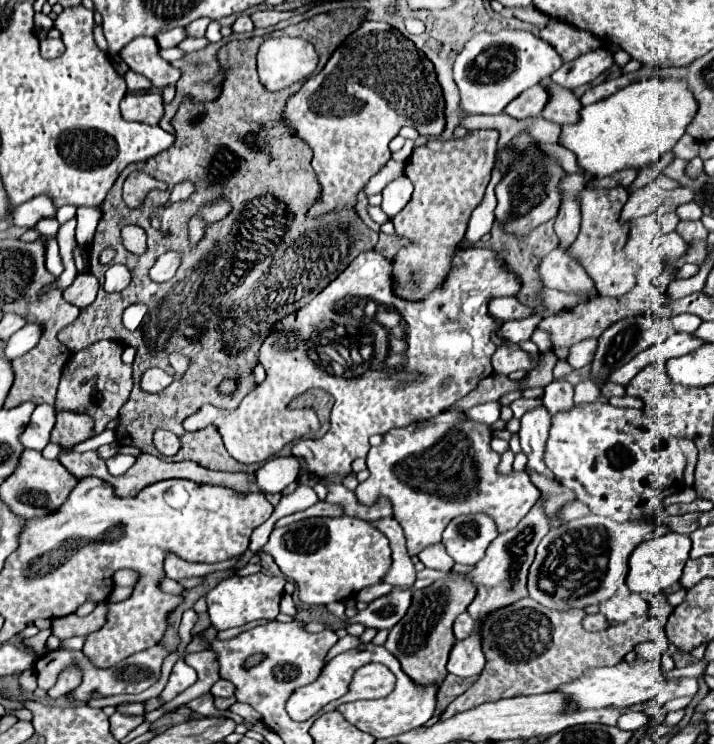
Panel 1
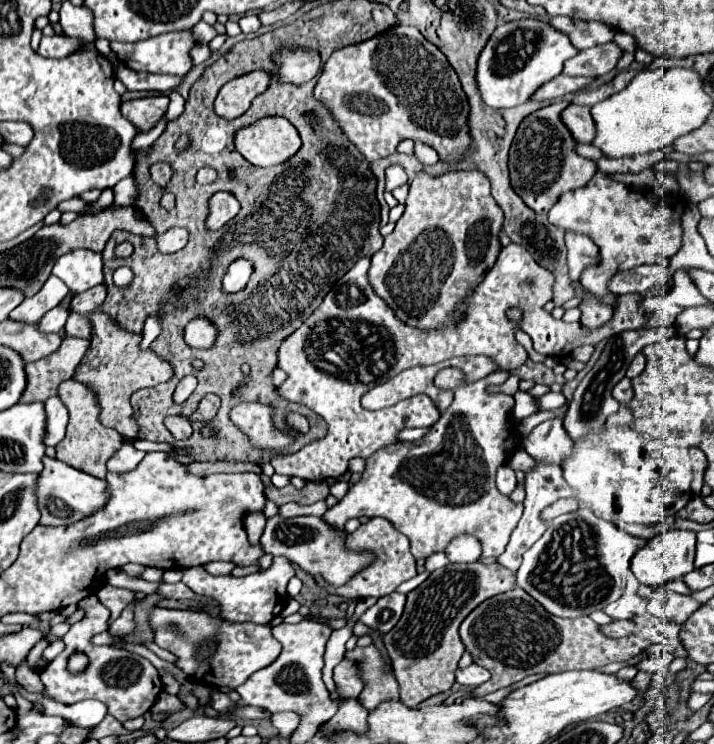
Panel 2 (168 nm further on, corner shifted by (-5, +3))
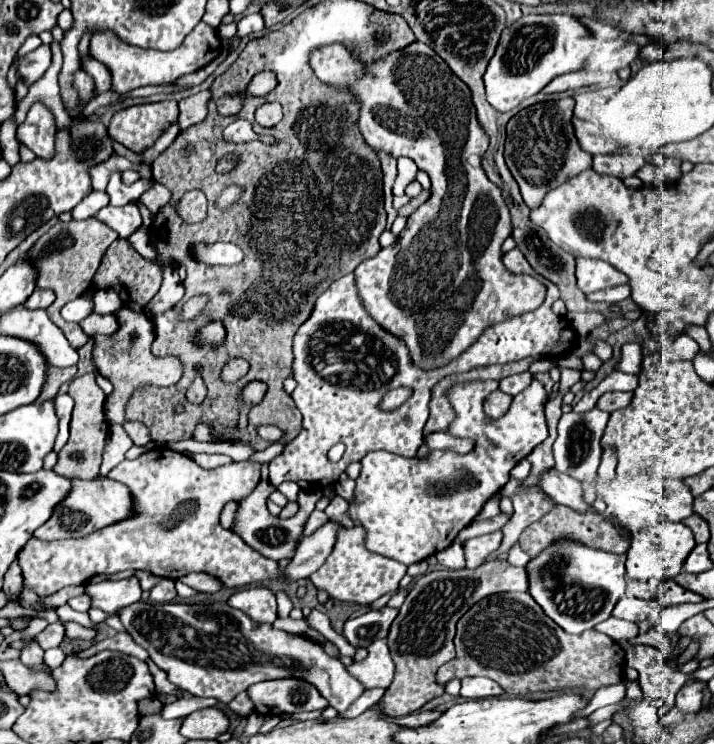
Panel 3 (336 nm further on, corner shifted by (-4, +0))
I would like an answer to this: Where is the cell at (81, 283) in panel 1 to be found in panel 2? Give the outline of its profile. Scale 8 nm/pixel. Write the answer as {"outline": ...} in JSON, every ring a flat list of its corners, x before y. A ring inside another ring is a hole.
{"outline":[[95,285,93,289,85,291,85,293,77,293,73,295,71,301,71,309,83,315,89,315,93,319,93,333,91,333,91,345,83,357,83,361,79,363,79,367,75,369,75,379,83,381,91,391,95,391,97,395,97,403,101,407,101,423,105,427,117,427,117,431,121,431,121,435,125,439,137,439,137,423,133,421,133,411,129,405,129,397,143,387,153,387,157,383,163,383,167,379,171,379,173,371,171,365,161,361,157,355,153,355,151,349,139,351,139,341,141,335,133,335,129,331,119,329,115,323,111,323,107,319,107,315,95,311,97,305,103,303,107,295,105,285]]}

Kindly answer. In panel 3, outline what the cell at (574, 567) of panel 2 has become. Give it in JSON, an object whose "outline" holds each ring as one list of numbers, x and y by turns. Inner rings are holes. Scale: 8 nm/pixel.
{"outline":[[560,540,526,564,530,578,528,592,542,606,546,616,562,626,562,630,568,634,580,634,606,620,616,602,624,596,624,562,624,554,614,556,604,550]]}

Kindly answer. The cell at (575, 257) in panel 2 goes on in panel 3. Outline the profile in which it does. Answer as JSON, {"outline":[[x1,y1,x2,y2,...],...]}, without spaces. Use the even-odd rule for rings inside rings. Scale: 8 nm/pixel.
{"outline":[[576,258,576,278,584,294,610,288,610,286,628,284,626,274,622,274,608,262,592,260,592,258]]}

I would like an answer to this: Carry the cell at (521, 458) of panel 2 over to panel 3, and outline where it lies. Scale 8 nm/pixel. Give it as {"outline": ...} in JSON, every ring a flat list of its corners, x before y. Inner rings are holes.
{"outline":[[510,480,502,490,500,494,502,496,508,496,514,504,514,516,510,518,510,522,502,528,502,544,497,551,490,554,486,562,496,560,497,557,504,553,508,552,516,540,518,540,518,534,530,526,532,522,536,522,540,516,544,516,544,512,548,512,548,506,554,504,554,500,546,494,542,494,542,490,524,490,520,486,522,482,520,480]]}

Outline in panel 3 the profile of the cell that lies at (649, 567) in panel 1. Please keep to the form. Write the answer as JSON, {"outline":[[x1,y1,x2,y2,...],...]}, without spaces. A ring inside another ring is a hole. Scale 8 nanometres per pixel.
{"outline":[[664,522,664,524,644,526,640,532,632,536,632,544,628,548,628,560,626,560,626,574,628,578,642,580,642,582,648,582,652,578,670,580,682,570,684,560,694,546,696,546,694,534,682,522,676,522,676,524]]}

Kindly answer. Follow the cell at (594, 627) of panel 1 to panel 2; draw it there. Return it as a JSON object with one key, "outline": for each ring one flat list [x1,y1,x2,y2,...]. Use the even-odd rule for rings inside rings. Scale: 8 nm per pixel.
{"outline":[[611,621,607,625,601,625,601,633,609,635,609,637,625,637,633,631,635,631,635,627,631,621]]}

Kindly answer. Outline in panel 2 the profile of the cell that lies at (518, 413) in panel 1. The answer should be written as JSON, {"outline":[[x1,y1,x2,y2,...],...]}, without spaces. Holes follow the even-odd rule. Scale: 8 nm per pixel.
{"outline":[[552,391,545,393,543,397,537,397,537,399,535,399,539,411,545,411,545,409,557,409,557,407,561,407,565,402,566,398,561,392,556,393]]}

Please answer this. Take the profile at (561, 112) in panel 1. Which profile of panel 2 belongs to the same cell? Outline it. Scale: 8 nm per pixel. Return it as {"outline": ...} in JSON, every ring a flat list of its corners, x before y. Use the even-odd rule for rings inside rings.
{"outline":[[571,105,561,113,561,121,569,127,571,135,579,143,591,143,595,137,595,125,589,113,591,107,585,105]]}

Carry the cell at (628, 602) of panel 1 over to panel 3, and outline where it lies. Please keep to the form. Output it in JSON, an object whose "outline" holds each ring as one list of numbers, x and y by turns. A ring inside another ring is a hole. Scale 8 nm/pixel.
{"outline":[[620,598,618,604,614,606,614,616,616,618,622,618,622,620,628,620,628,622,642,622,650,616,650,612,656,608,658,604,654,600,638,600,638,598]]}

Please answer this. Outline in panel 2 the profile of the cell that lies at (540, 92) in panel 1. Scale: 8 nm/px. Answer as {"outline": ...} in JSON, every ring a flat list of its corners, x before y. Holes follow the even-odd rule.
{"outline":[[557,75,557,79,551,79,549,83,545,83,545,87,541,87,541,91,537,91,537,95,533,95,533,101,551,101,551,99,559,99,567,93,575,93,581,91,583,87,587,87,593,79,585,79,585,77,567,77,567,75]]}

